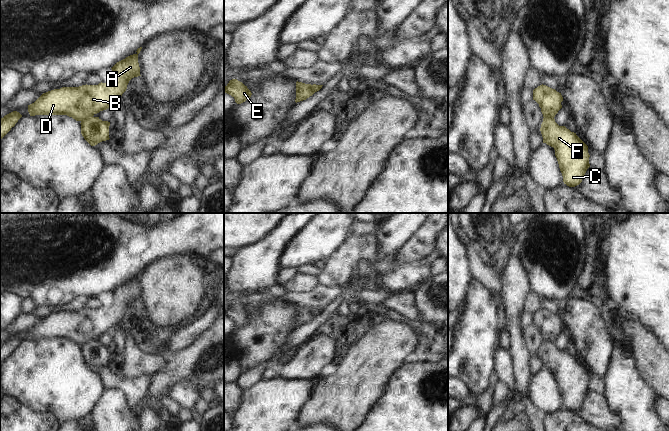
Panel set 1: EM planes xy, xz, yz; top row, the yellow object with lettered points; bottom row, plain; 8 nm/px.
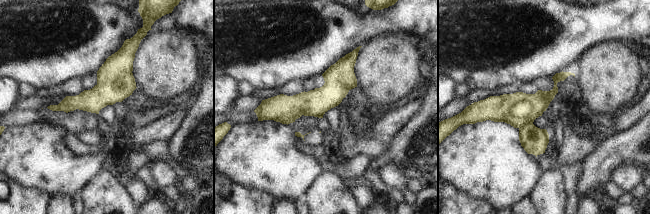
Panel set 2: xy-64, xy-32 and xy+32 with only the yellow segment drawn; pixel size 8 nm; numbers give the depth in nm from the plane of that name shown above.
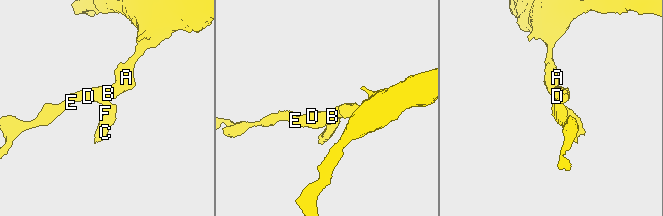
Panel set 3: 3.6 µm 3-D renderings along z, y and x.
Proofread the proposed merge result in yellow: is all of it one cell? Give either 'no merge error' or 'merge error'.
merge error

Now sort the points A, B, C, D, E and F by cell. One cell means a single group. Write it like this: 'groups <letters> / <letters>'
groups A B D E / C F

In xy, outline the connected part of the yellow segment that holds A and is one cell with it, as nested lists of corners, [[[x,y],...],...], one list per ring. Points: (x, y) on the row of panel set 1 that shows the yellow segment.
[[[142,47],[137,49],[137,53],[126,57],[117,62],[111,69],[113,72],[112,79],[106,83],[98,85],[82,85],[79,87],[62,87],[43,93],[34,103],[28,105],[30,116],[35,115],[67,115],[76,121],[83,121],[88,117],[93,117],[100,111],[106,110],[126,91],[129,81],[141,76],[138,63],[138,54]]]

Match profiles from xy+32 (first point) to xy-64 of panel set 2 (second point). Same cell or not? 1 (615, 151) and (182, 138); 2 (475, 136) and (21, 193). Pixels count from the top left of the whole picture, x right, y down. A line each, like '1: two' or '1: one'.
1: one
2: two

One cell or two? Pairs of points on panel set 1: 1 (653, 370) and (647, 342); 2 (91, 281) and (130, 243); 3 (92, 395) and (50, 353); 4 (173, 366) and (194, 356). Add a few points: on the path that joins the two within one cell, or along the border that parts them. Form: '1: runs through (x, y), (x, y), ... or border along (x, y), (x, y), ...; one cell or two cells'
1: runs through (653, 363), (647, 349); one cell
2: runs through (101, 271), (120, 253); one cell
3: runs through (82, 385), (60, 363); one cell
4: runs through (178, 366), (183, 366), (189, 361); one cell

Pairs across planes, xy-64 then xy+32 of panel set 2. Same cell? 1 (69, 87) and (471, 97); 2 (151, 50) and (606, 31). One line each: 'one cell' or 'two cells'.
1: one cell
2: two cells

